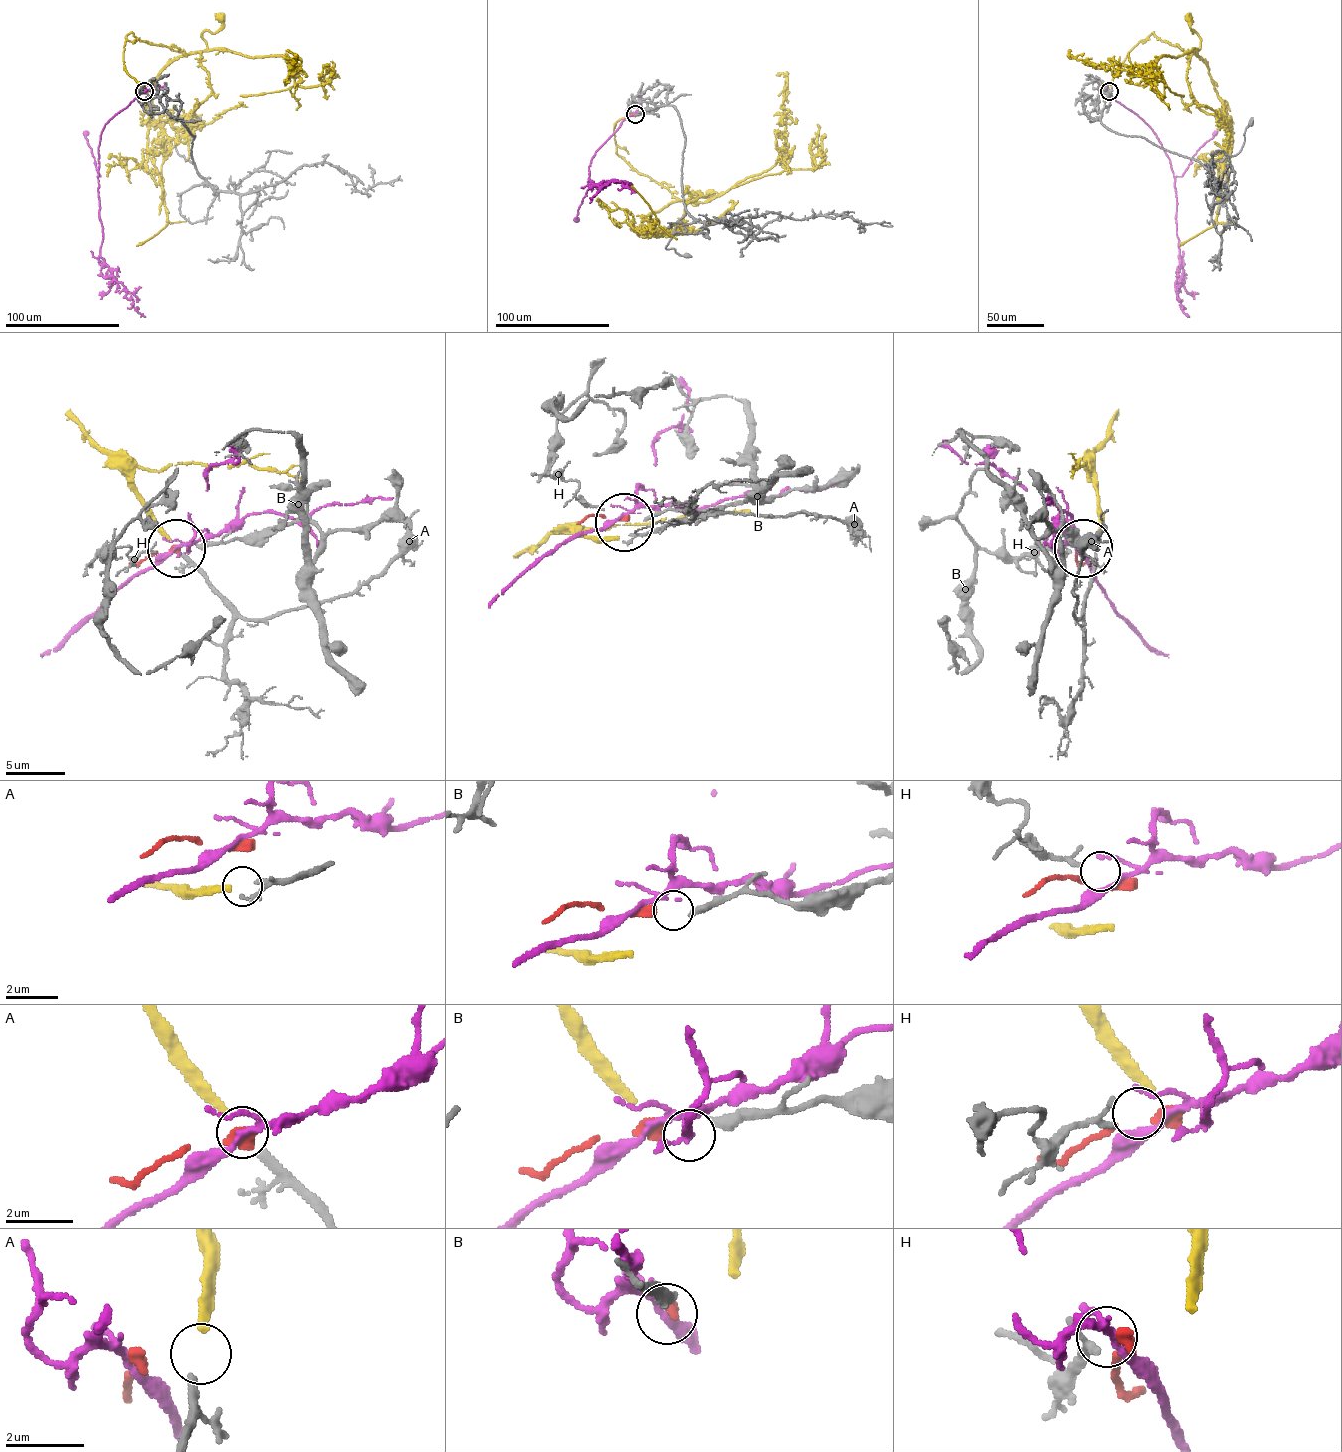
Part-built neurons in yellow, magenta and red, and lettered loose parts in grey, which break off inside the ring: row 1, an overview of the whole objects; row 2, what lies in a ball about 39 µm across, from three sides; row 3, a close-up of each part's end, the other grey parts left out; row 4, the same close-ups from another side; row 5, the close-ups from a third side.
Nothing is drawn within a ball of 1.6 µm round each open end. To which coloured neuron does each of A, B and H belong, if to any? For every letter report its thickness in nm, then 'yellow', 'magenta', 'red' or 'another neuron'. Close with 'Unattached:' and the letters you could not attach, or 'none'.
A: calibre 170 nm; yellow
B: calibre 300 nm; red
H: calibre 200 nm; magenta
Unattached: none

